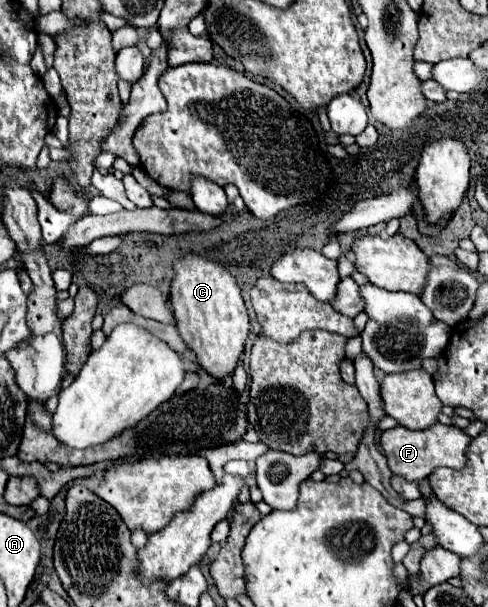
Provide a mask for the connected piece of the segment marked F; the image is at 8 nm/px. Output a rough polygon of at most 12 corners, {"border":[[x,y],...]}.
{"border":[[454,425],[382,431],[394,475],[464,469],[472,437]]}

